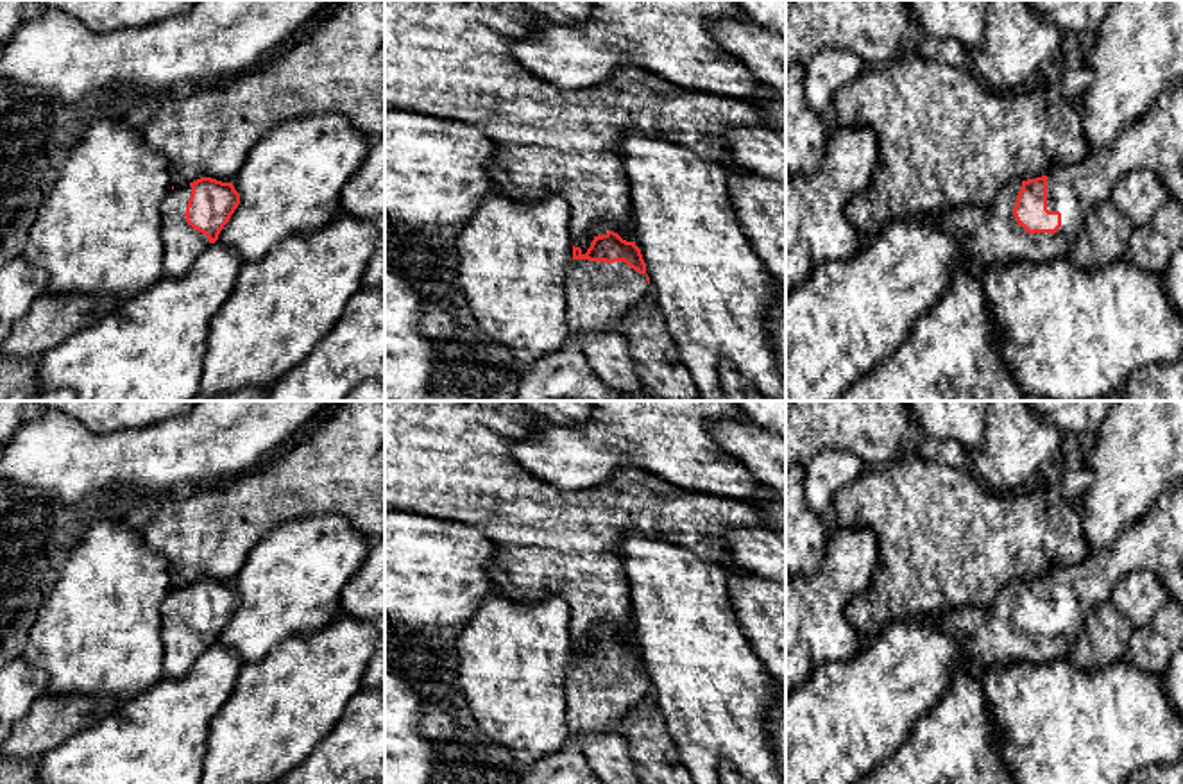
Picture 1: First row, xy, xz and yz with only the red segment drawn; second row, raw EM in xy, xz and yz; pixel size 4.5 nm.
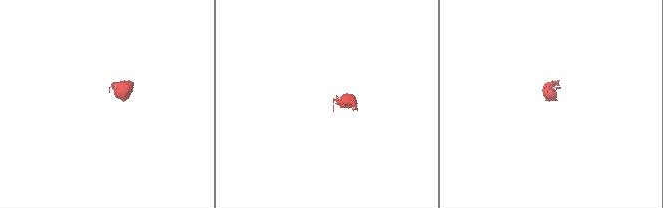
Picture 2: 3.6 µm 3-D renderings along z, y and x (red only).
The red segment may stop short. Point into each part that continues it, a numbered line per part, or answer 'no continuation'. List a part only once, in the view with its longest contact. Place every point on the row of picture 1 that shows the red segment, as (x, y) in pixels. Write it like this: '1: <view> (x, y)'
1: yz (990, 235)

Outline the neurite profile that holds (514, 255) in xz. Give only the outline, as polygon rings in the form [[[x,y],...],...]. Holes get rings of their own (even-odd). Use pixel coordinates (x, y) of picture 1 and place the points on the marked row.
[[[498,190],[458,227],[458,285],[480,328],[528,367],[567,338],[566,279],[573,260],[569,204],[555,195],[514,200]]]

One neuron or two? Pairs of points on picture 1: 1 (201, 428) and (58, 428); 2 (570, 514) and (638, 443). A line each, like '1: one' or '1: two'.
1: one
2: two

